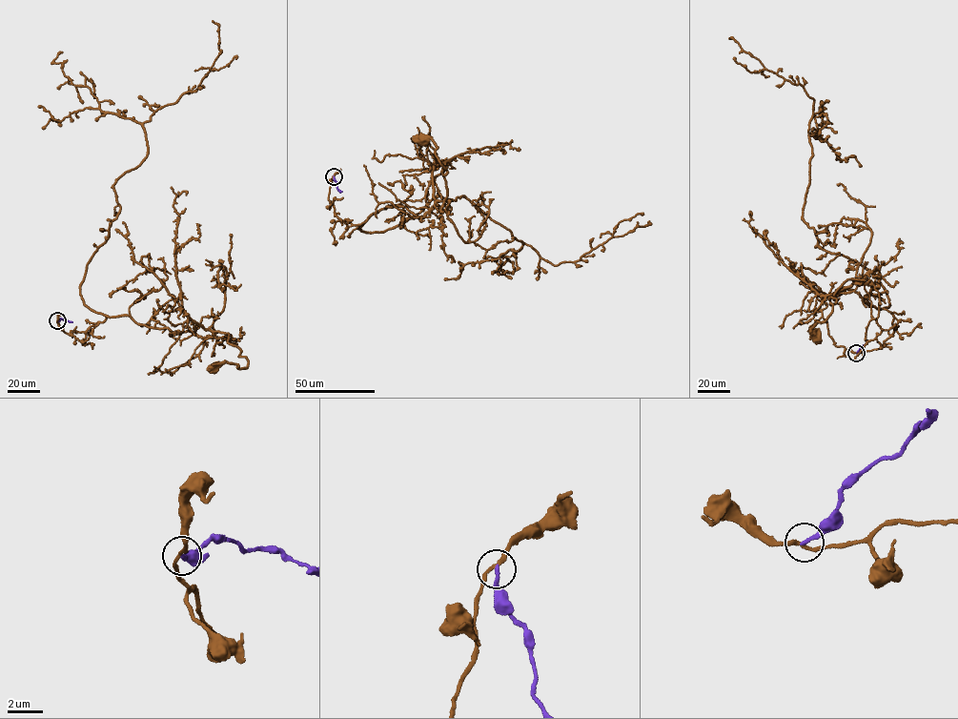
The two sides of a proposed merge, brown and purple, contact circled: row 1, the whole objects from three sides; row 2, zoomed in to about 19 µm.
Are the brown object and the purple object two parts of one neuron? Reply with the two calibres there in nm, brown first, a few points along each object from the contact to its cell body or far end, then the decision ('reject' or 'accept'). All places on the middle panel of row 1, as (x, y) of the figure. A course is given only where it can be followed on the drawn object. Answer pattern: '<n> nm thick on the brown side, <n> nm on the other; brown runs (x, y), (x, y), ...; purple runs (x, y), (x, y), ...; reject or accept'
190 nm thick on the brown side, 240 nm on the other; brown runs (334, 175), (328, 200), (343, 220), (397, 205), (420, 220), (445, 200), (447, 172), (435, 142), (418, 141); purple runs (334, 175), (337, 190), (341, 191); reject

